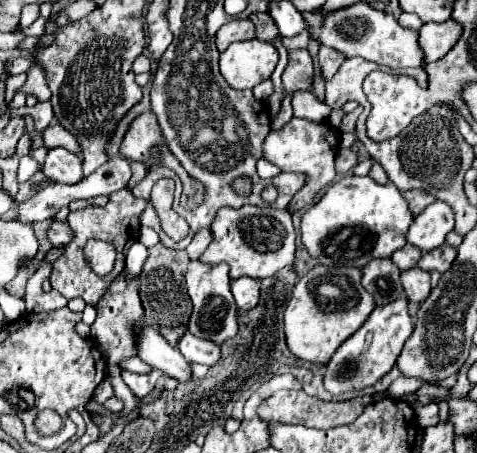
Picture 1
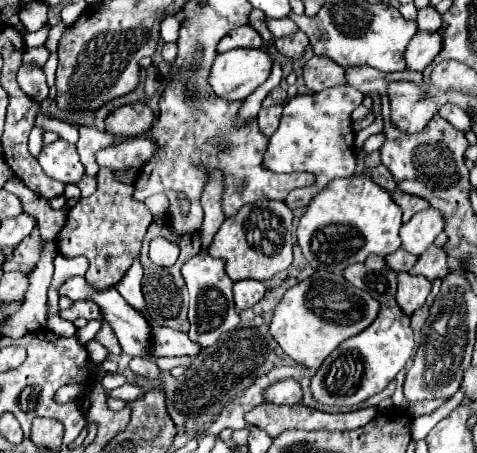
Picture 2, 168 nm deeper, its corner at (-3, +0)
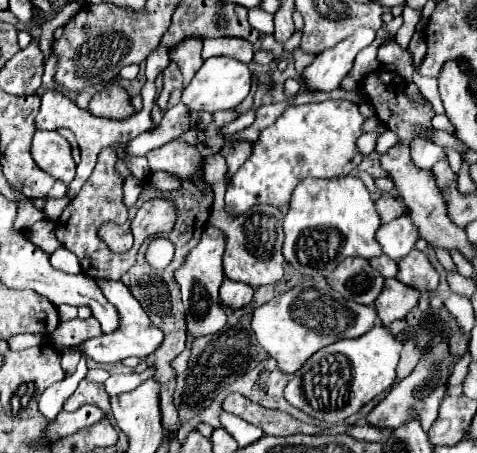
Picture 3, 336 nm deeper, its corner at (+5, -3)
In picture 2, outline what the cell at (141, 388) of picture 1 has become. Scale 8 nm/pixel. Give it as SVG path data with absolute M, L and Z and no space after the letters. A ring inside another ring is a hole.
M134 356L132 362L130 362L130 368L132 368L136 374L148 376L148 378L156 378L156 376L160 374L156 362L150 360L150 358L142 358L142 356Z

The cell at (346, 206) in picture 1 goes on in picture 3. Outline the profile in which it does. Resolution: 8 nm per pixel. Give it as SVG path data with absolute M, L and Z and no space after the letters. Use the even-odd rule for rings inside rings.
M308 177L292 193L292 203L284 219L284 259L302 275L328 277L332 267L342 263L346 257L380 257L382 247L376 241L380 225L382 221L376 213L374 201L358 177Z

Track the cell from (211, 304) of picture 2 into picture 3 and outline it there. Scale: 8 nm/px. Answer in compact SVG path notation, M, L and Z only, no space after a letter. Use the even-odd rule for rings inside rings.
M206 227L200 243L188 253L186 261L176 271L176 281L182 289L182 303L186 307L186 329L192 335L192 339L214 335L222 331L226 325L226 313L218 297L218 289L224 281L222 253L224 253L224 237L214 227Z

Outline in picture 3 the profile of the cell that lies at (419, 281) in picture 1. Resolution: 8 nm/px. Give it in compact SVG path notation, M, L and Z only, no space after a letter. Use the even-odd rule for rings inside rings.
M386 279L380 297L376 299L374 307L378 317L384 325L390 325L396 319L404 319L412 307L416 307L420 293L414 287L400 283L398 279Z

